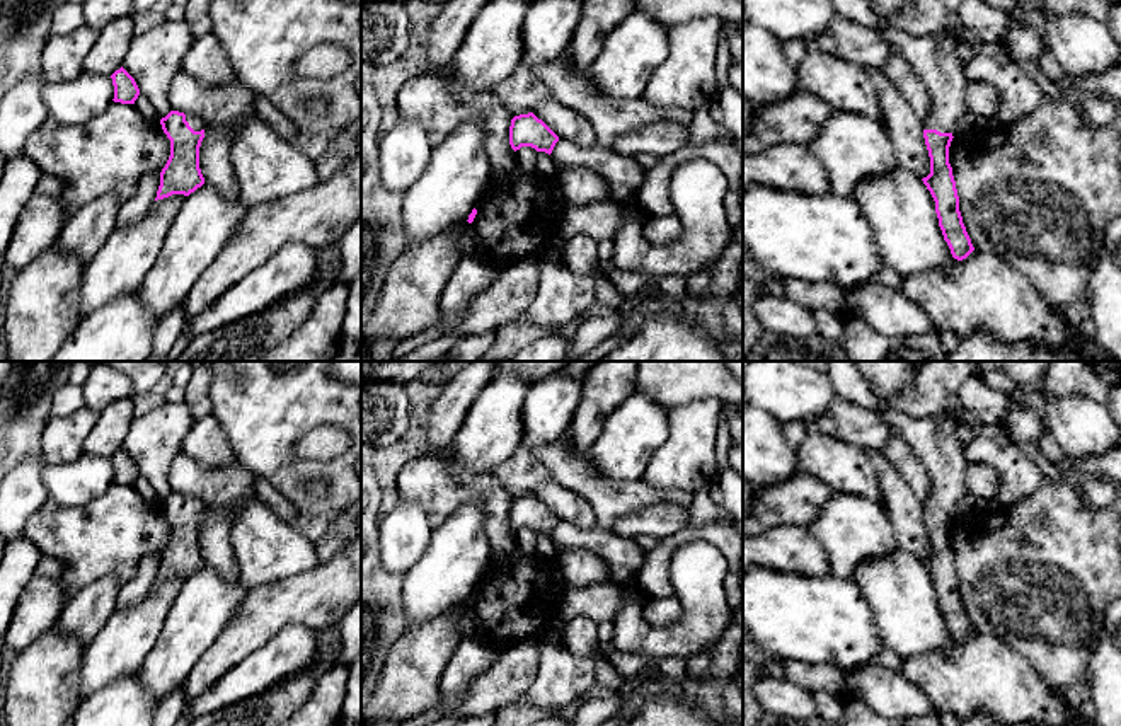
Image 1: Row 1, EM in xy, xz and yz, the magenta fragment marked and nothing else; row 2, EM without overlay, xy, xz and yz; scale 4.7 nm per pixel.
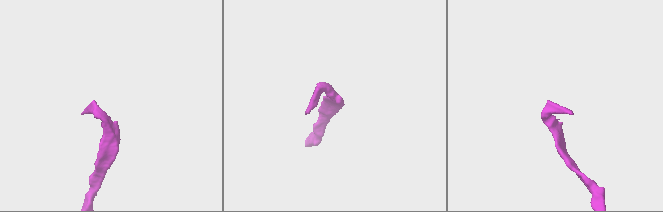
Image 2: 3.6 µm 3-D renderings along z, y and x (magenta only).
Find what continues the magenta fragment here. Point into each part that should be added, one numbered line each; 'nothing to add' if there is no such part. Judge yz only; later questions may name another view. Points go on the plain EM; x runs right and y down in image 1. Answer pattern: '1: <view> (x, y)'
1: yz (937, 445)

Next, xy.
1: xy (196, 505)

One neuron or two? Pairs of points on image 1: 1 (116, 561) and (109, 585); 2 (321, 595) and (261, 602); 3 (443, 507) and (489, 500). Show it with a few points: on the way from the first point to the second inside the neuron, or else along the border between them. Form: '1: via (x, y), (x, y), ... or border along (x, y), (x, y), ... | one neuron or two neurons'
1: border along (121, 583), (113, 576), (101, 576), (77, 592) | two neurons
2: via (305, 599), (276, 602) | one neuron
3: via (455, 495), (477, 495) | one neuron

